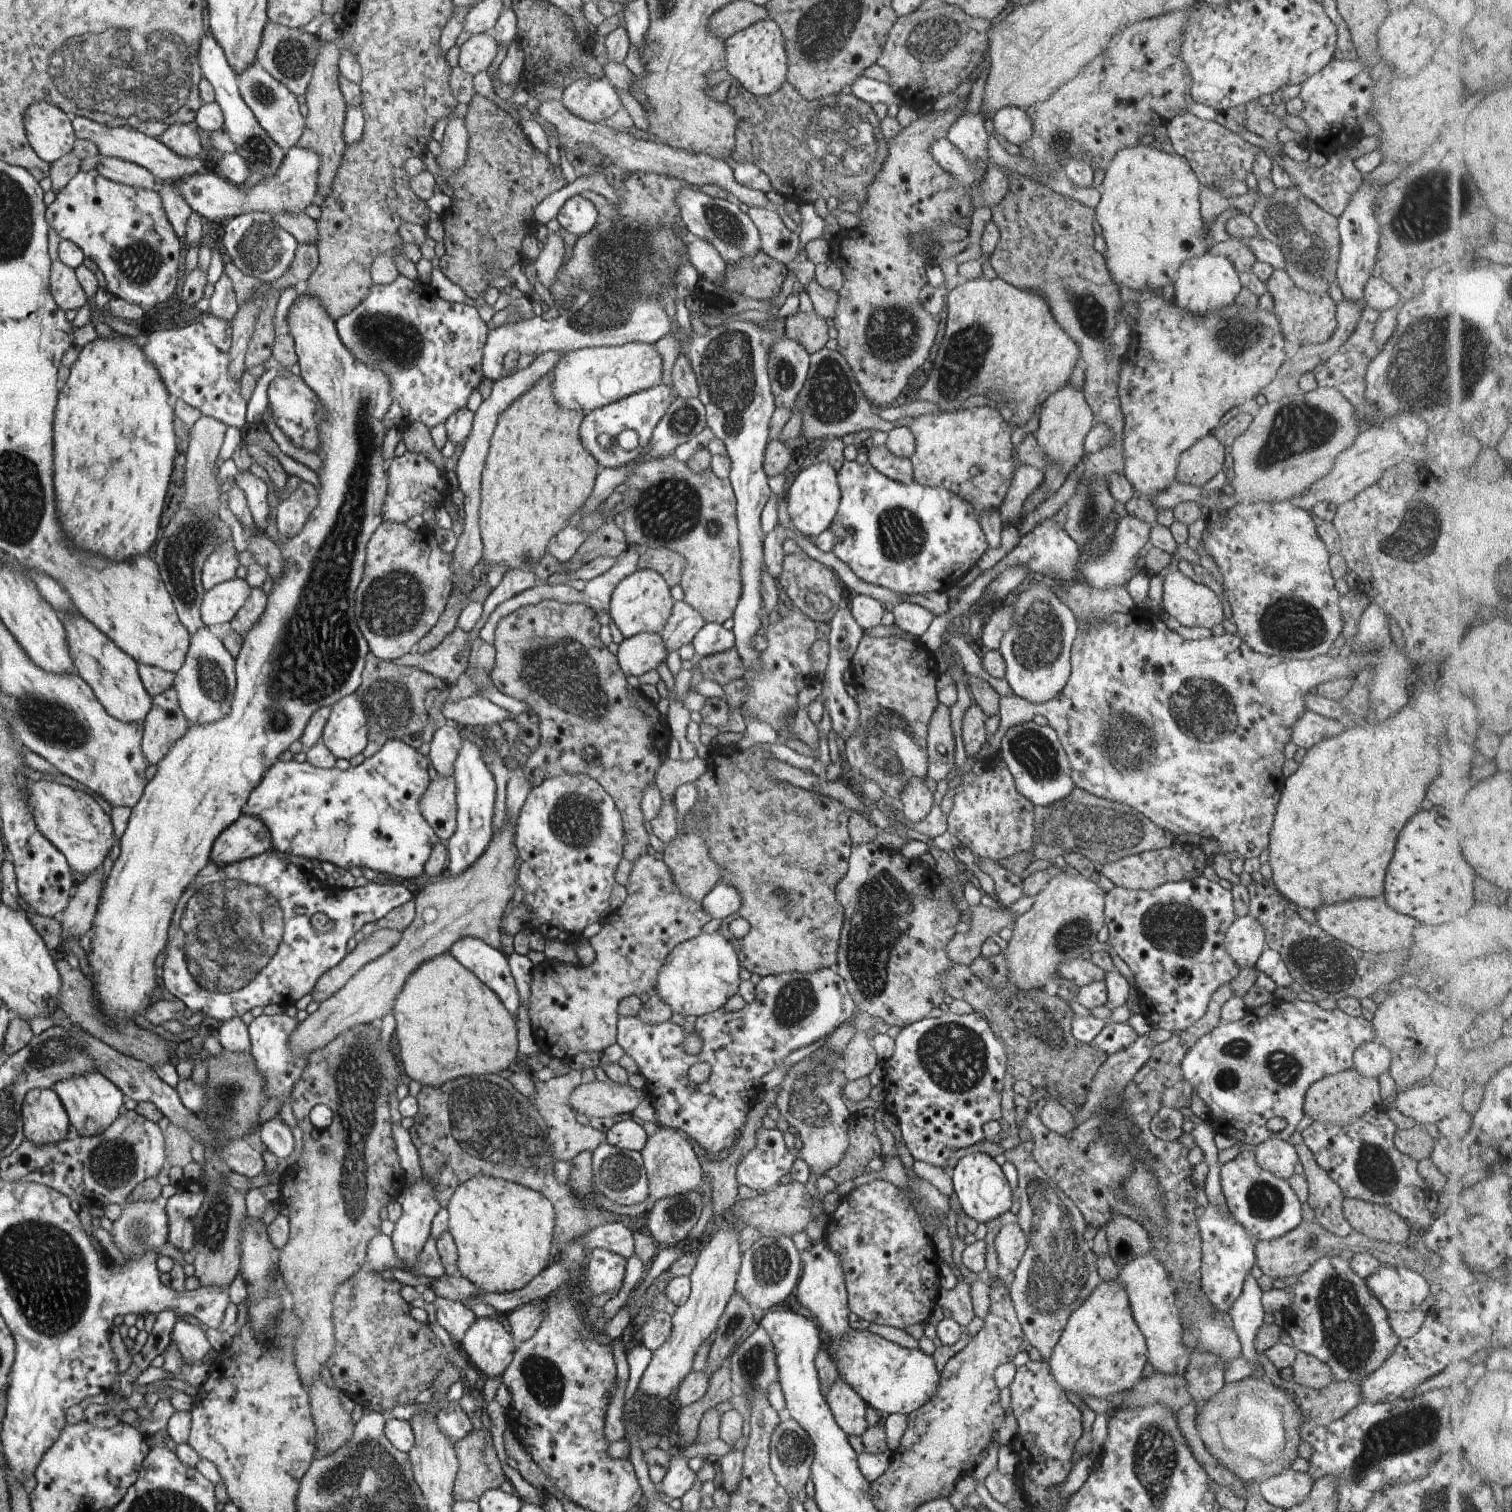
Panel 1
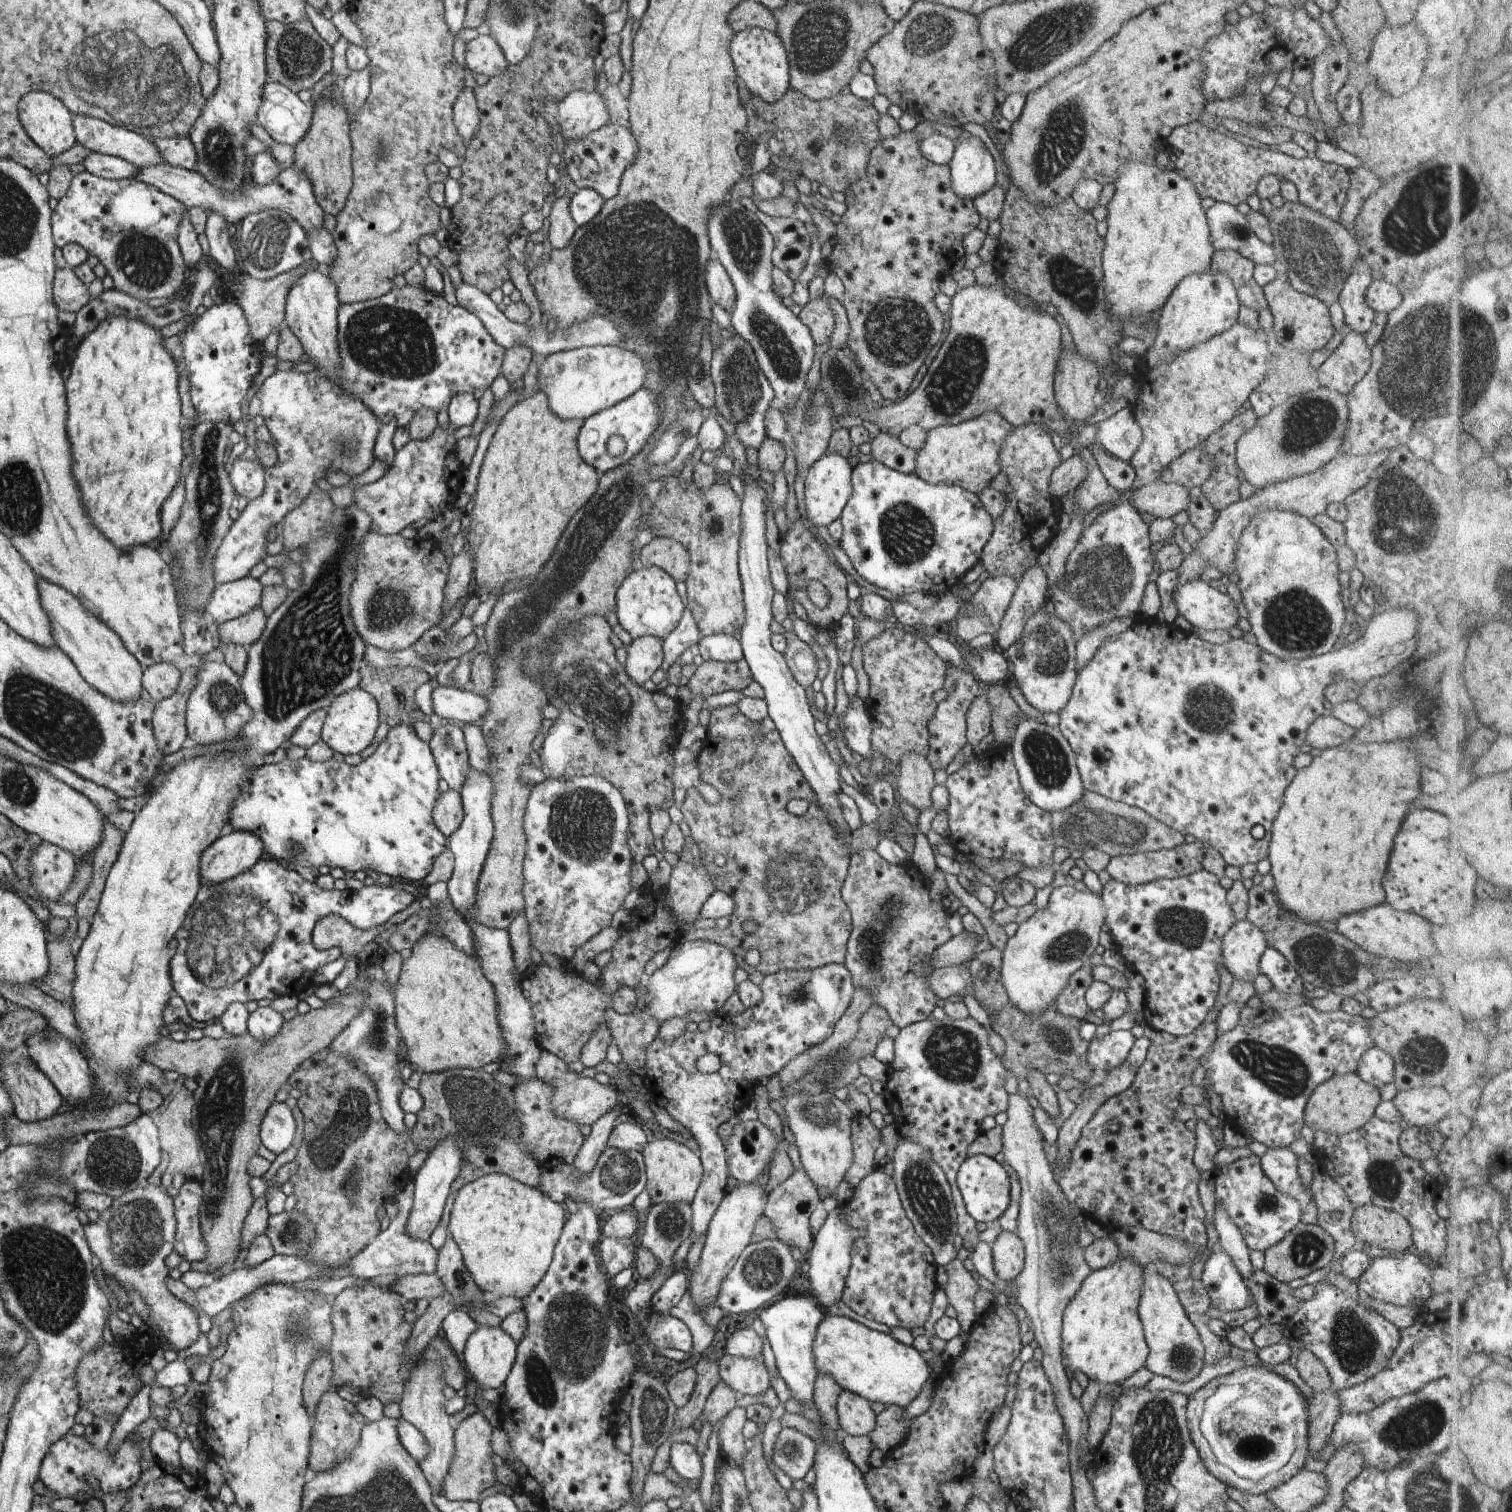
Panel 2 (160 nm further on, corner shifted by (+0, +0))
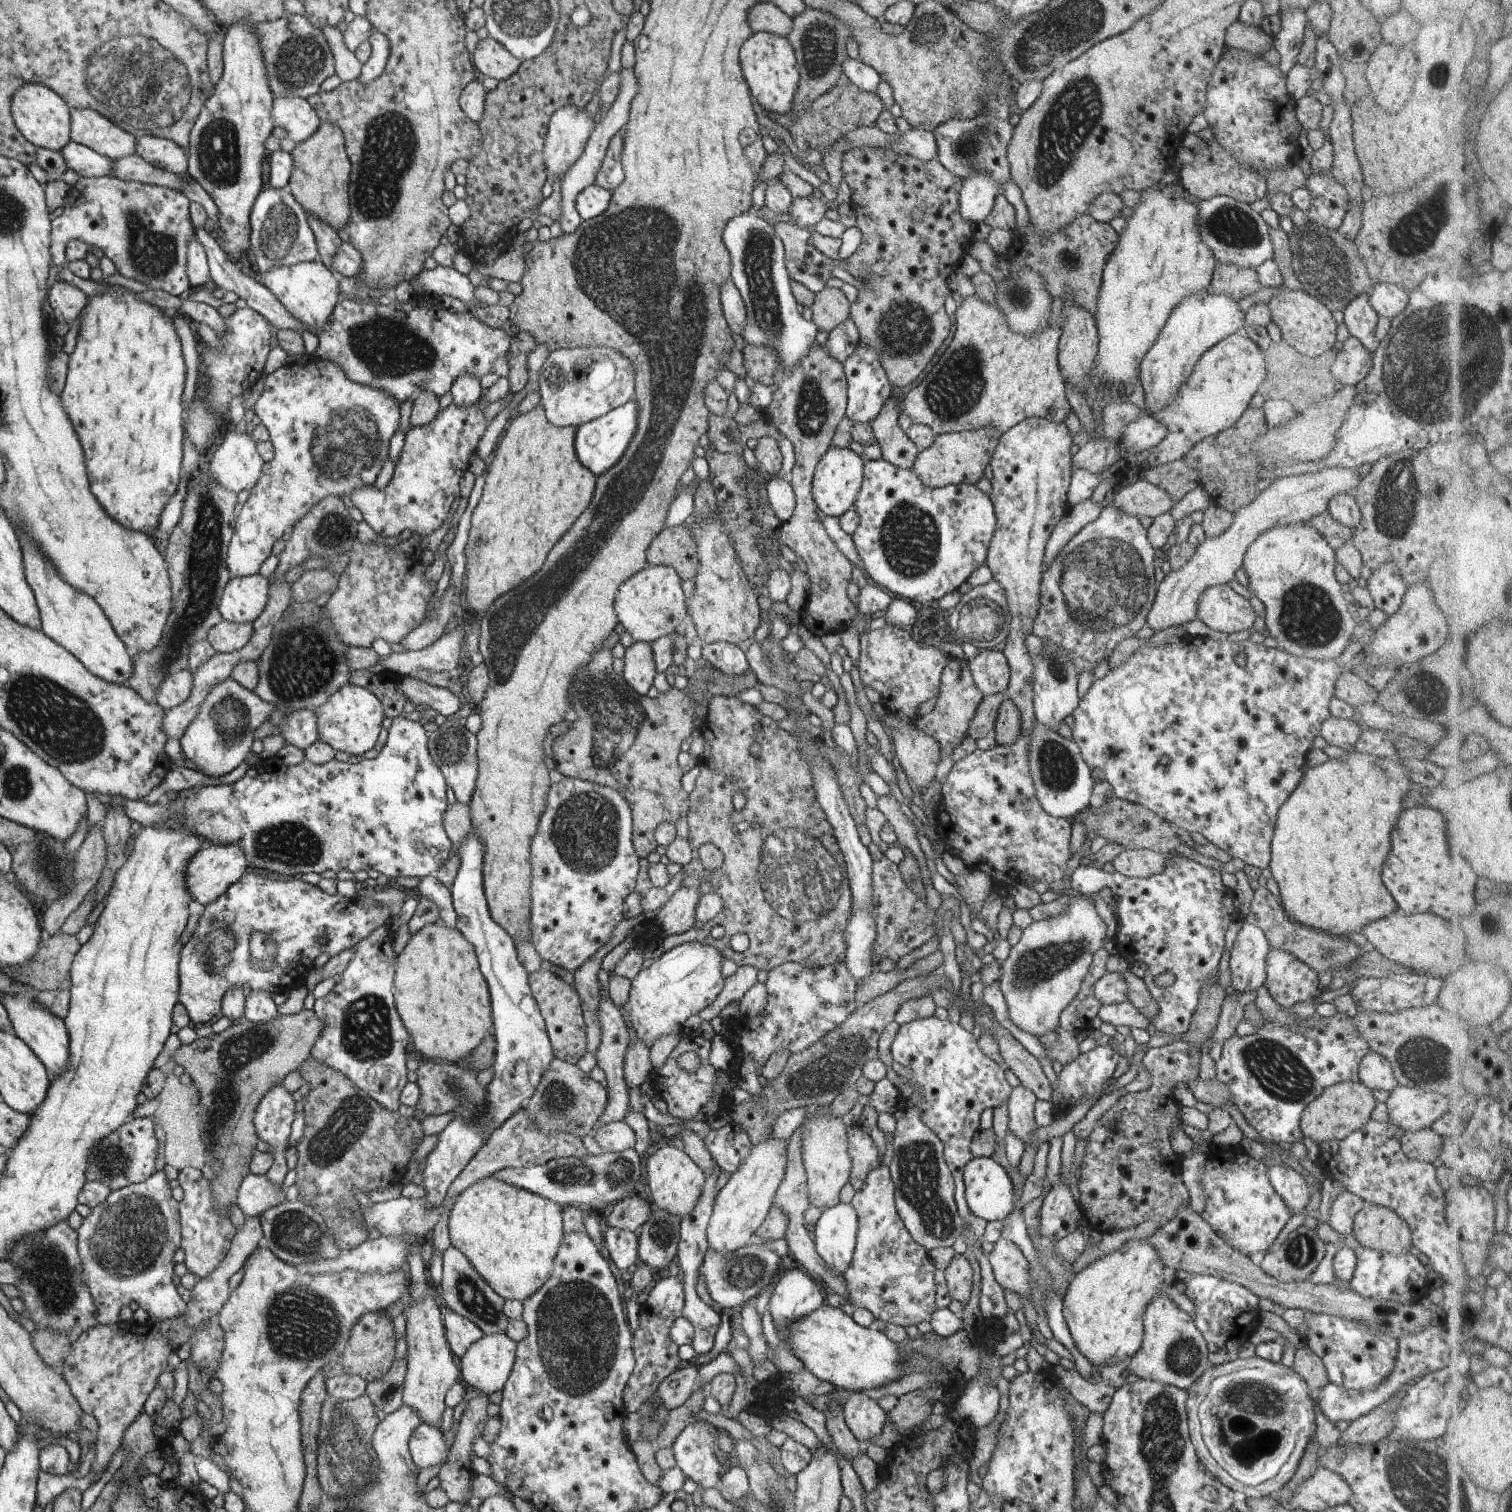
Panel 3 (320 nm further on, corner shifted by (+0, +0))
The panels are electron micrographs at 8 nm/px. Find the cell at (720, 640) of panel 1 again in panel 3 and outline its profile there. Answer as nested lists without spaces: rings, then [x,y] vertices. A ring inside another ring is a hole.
[[[728,641],[703,644],[704,655],[716,668],[729,677],[743,675],[750,670],[745,653]]]

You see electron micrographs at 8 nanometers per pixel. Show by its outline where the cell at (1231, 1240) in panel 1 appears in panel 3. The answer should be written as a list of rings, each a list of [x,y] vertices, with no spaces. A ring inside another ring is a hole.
[[[1197,1275],[1185,1279],[1184,1284],[1185,1294],[1194,1303],[1194,1314],[1190,1316],[1207,1342],[1211,1364],[1221,1365],[1238,1359],[1238,1352],[1246,1344],[1250,1332],[1260,1326],[1260,1298],[1245,1286],[1216,1275]]]

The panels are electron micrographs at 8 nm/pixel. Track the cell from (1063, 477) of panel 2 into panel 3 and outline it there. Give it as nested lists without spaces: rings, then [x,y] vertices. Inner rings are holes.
[[[1106,437],[1090,439],[1072,456],[1071,468],[1088,469],[1091,473],[1102,473],[1119,459],[1119,442],[1115,443]]]

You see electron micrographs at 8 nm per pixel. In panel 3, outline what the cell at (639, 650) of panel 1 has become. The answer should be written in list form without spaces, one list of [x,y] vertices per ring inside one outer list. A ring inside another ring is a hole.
[[[636,641],[625,650],[624,660],[624,680],[638,694],[648,694],[657,673],[651,643]]]

